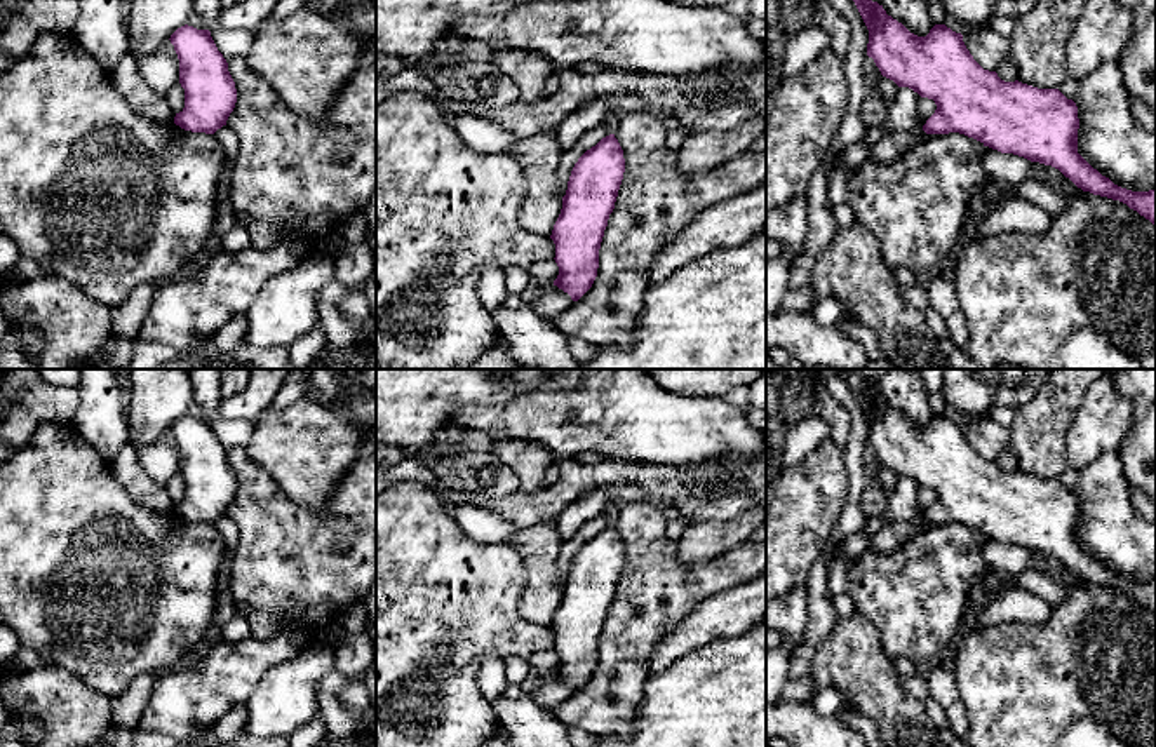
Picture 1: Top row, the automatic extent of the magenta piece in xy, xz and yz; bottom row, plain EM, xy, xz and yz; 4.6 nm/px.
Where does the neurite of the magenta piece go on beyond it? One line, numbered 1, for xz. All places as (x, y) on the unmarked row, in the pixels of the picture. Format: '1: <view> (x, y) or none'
1: none

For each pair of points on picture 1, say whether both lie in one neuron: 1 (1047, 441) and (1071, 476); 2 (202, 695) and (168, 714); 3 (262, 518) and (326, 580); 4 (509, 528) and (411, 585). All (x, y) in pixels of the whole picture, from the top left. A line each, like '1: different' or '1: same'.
1: different
2: same
3: same
4: different

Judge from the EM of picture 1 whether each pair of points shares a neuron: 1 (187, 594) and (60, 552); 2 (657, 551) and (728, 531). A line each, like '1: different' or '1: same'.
1: same
2: different

